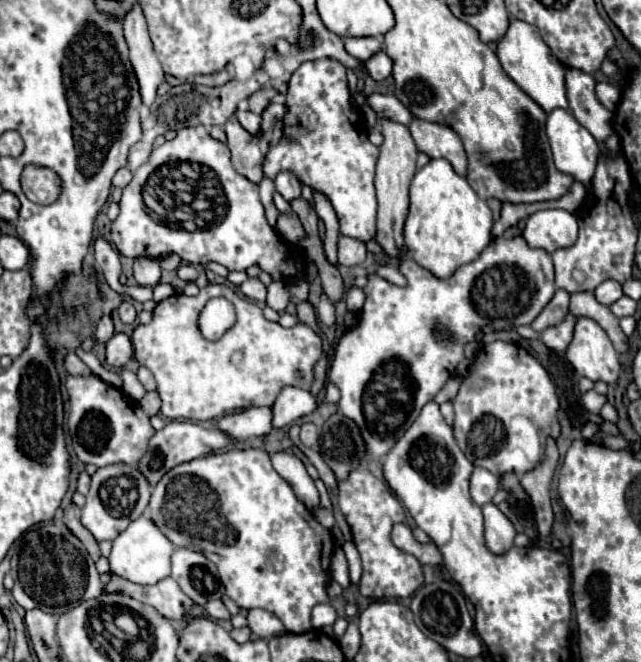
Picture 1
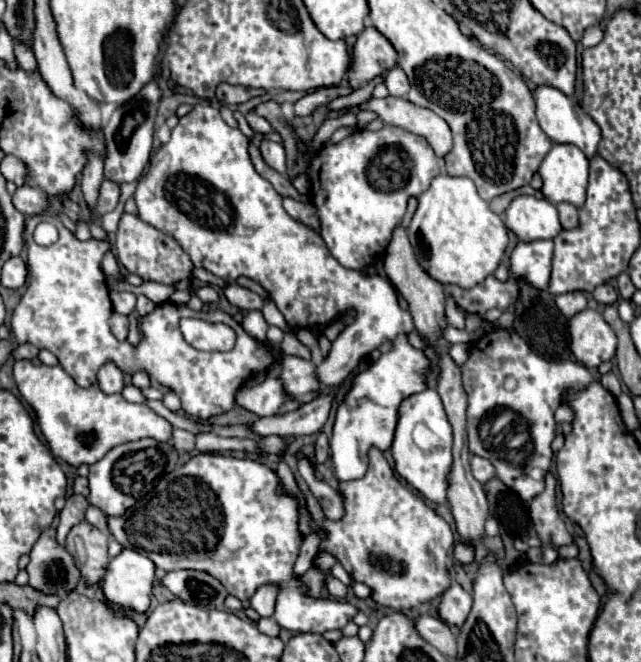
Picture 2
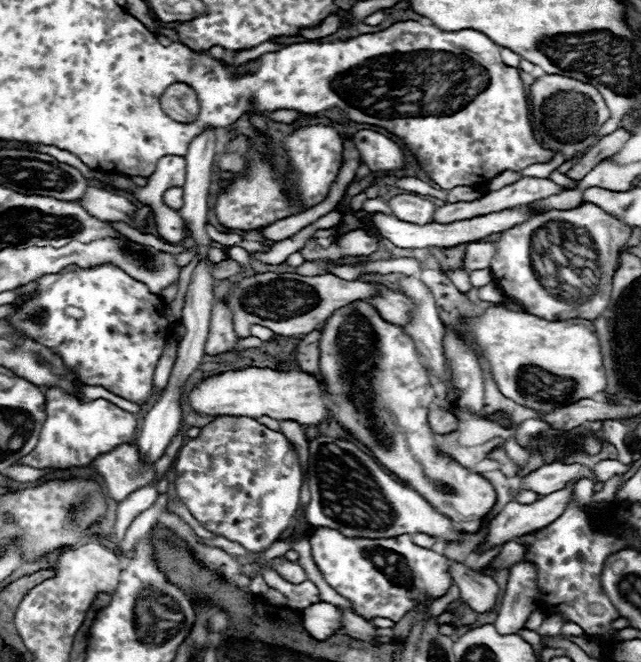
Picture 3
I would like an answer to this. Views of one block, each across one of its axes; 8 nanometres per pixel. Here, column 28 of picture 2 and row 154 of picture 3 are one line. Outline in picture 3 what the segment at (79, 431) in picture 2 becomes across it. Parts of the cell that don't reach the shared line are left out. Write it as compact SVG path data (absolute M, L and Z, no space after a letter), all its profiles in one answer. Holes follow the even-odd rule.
M358 130L354 134L354 144L366 166L378 176L408 166L402 148L384 134L372 130Z

